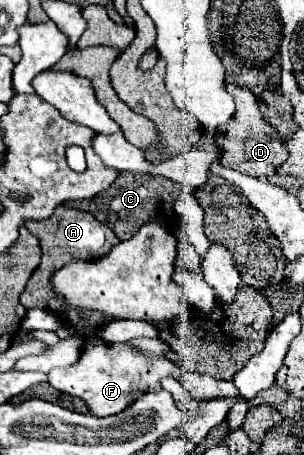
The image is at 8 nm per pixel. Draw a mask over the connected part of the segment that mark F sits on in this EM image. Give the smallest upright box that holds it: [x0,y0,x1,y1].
[48,335,248,431]

